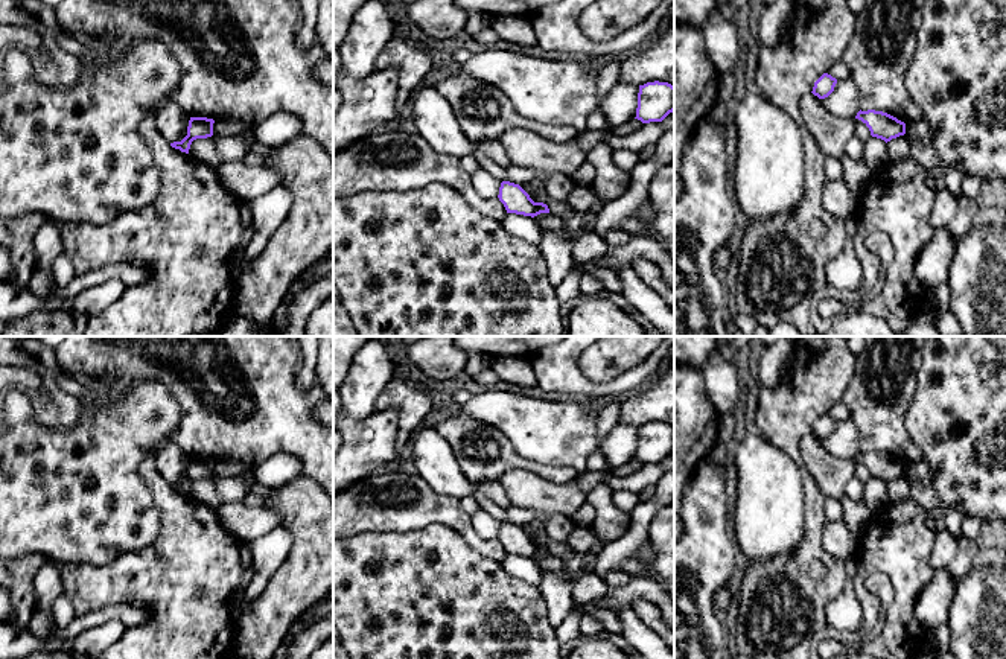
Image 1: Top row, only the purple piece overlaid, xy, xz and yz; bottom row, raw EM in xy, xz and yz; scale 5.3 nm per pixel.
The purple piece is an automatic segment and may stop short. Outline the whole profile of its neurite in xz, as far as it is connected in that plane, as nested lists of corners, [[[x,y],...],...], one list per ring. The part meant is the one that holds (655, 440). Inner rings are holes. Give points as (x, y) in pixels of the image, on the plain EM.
[[[668,423],[639,426],[636,458],[642,464],[662,463],[674,452],[674,428]]]

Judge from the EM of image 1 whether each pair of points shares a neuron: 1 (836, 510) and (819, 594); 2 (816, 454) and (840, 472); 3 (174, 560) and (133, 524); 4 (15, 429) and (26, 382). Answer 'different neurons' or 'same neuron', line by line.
1: different neurons
2: same neuron
3: different neurons
4: different neurons

